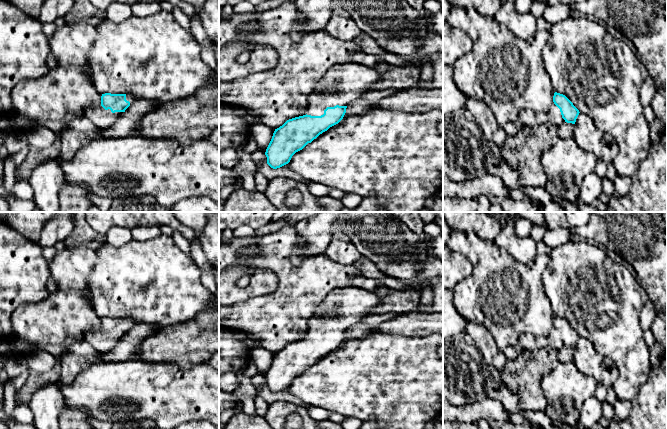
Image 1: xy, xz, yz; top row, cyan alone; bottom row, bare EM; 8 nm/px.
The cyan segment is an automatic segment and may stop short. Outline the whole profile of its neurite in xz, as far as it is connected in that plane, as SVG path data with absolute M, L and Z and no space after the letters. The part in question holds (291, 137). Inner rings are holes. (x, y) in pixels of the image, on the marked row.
M347 62L330 68L310 95L307 113L287 120L275 129L265 152L267 164L273 169L288 164L296 152L338 124L348 104L379 79L380 74L376 70L359 63ZM326 88L335 92L324 95Z

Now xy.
M105 93L101 96L101 103L89 106L84 110L84 116L97 128L106 128L118 121L125 110L136 101L128 94Z

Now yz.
M554 93L553 105L548 112L536 112L531 109L523 109L519 115L518 125L522 127L534 127L543 123L552 123L556 126L564 122L575 124L579 110L563 94Z

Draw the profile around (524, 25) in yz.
M502 0L494 18L504 24L517 38L523 40L537 30L536 18L531 13L518 13L514 8L514 0Z

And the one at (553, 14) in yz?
M558 4L555 6L546 6L542 17L553 25L573 15L575 15L575 13L571 10L569 5Z

